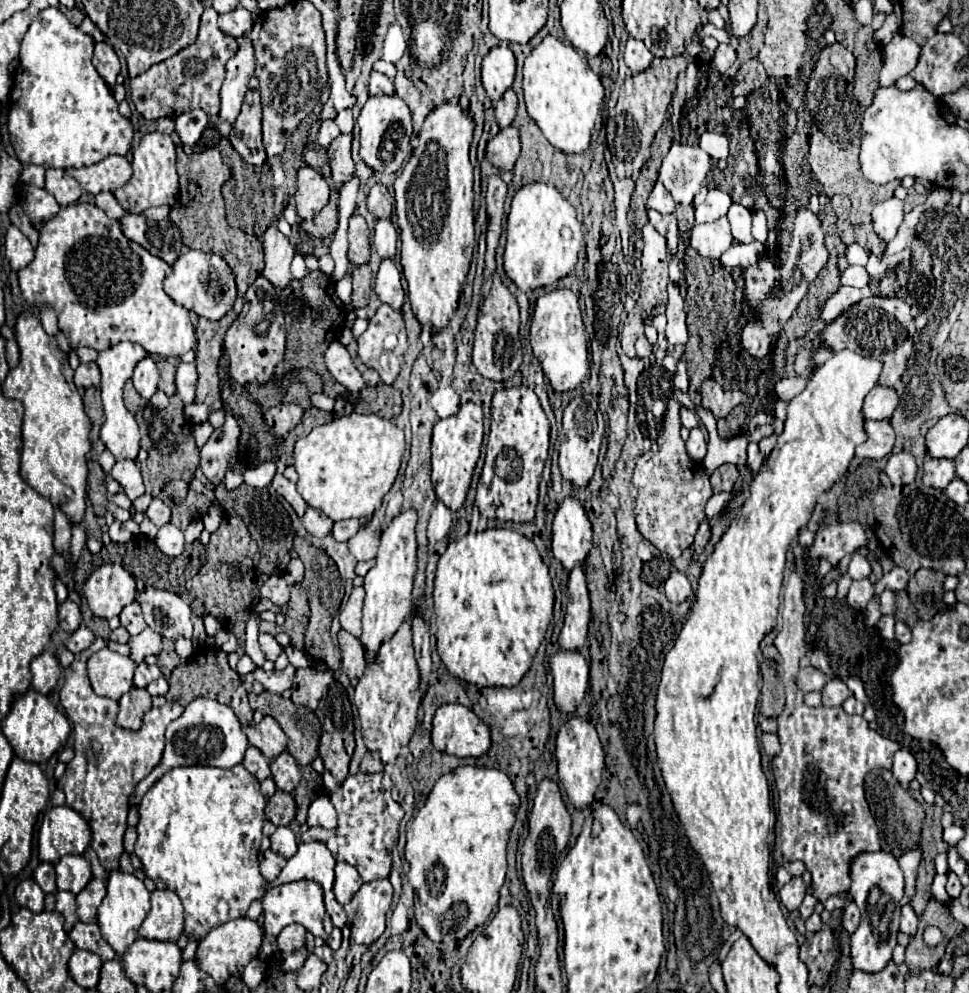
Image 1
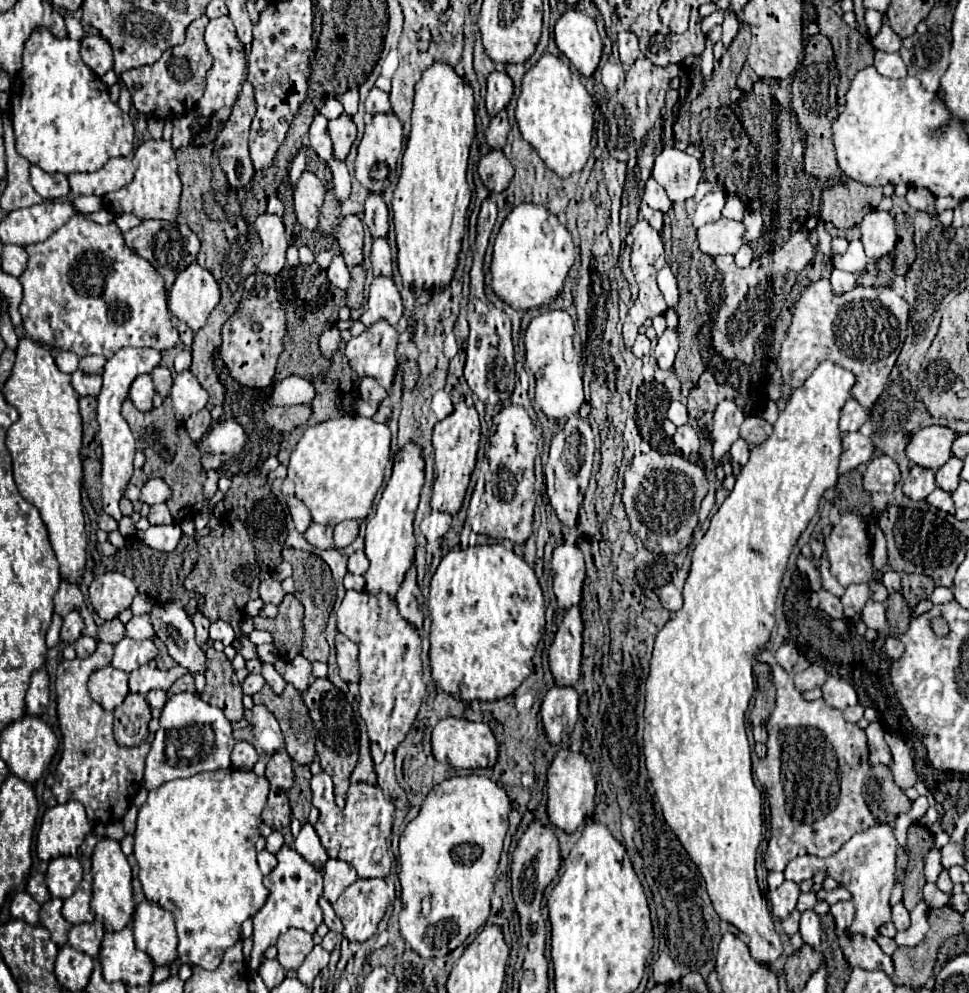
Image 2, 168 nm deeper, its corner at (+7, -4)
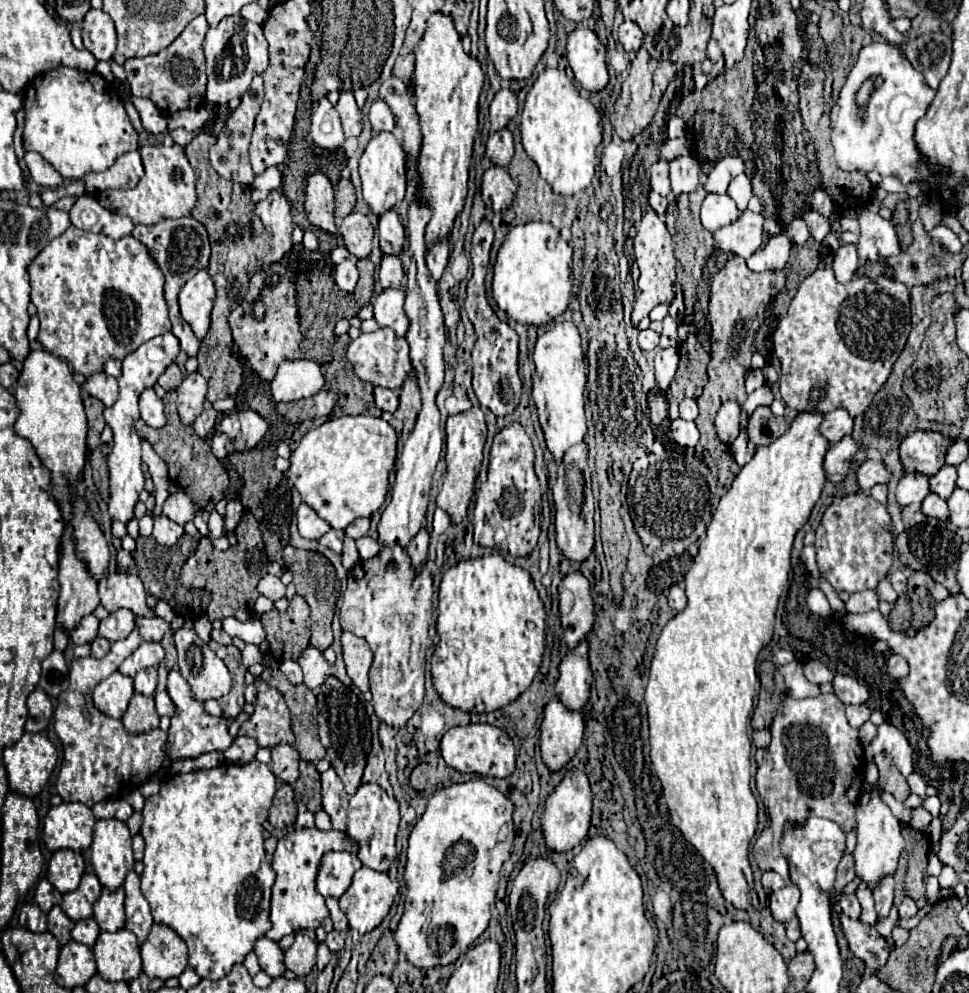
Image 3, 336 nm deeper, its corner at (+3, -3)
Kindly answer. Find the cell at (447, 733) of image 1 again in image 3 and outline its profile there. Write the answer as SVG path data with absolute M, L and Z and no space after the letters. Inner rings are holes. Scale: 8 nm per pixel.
M468 724L468 726L456 726L450 728L442 742L440 742L442 758L448 766L462 774L482 774L482 776L494 776L494 778L506 778L514 772L514 746L504 736L504 732L492 724Z

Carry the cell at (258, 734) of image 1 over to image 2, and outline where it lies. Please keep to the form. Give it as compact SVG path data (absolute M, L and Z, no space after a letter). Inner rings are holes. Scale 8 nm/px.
M254 705L254 717L250 723L250 741L260 757L270 757L272 753L284 749L284 737L280 725L272 711L264 705Z

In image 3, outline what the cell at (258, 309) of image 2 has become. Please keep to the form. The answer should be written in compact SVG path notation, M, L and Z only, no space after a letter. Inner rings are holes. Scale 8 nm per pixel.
M272 264L268 270L260 270L250 278L248 294L244 296L242 304L230 312L228 324L232 328L234 344L238 346L240 356L266 382L276 376L276 368L284 360L298 358L302 334L298 326L294 286L282 264Z

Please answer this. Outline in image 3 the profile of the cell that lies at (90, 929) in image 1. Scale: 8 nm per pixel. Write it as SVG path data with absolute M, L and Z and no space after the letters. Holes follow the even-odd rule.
M86 918L86 920L78 920L76 926L72 928L72 940L92 948L96 944L96 938L100 934L100 926L94 922L94 918Z

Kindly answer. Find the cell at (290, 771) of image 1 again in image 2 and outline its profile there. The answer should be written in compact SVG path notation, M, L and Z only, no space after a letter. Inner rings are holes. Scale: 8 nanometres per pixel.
M286 751L274 753L266 763L266 777L272 787L288 791L294 783L294 771L292 771L292 759Z

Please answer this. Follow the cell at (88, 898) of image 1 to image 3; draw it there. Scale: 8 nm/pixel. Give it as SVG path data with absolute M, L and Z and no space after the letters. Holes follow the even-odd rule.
M84 874L80 886L74 892L64 896L62 900L64 914L74 922L92 918L92 908L94 908L94 902L100 898L100 892L102 892L102 886L98 878L94 874Z

